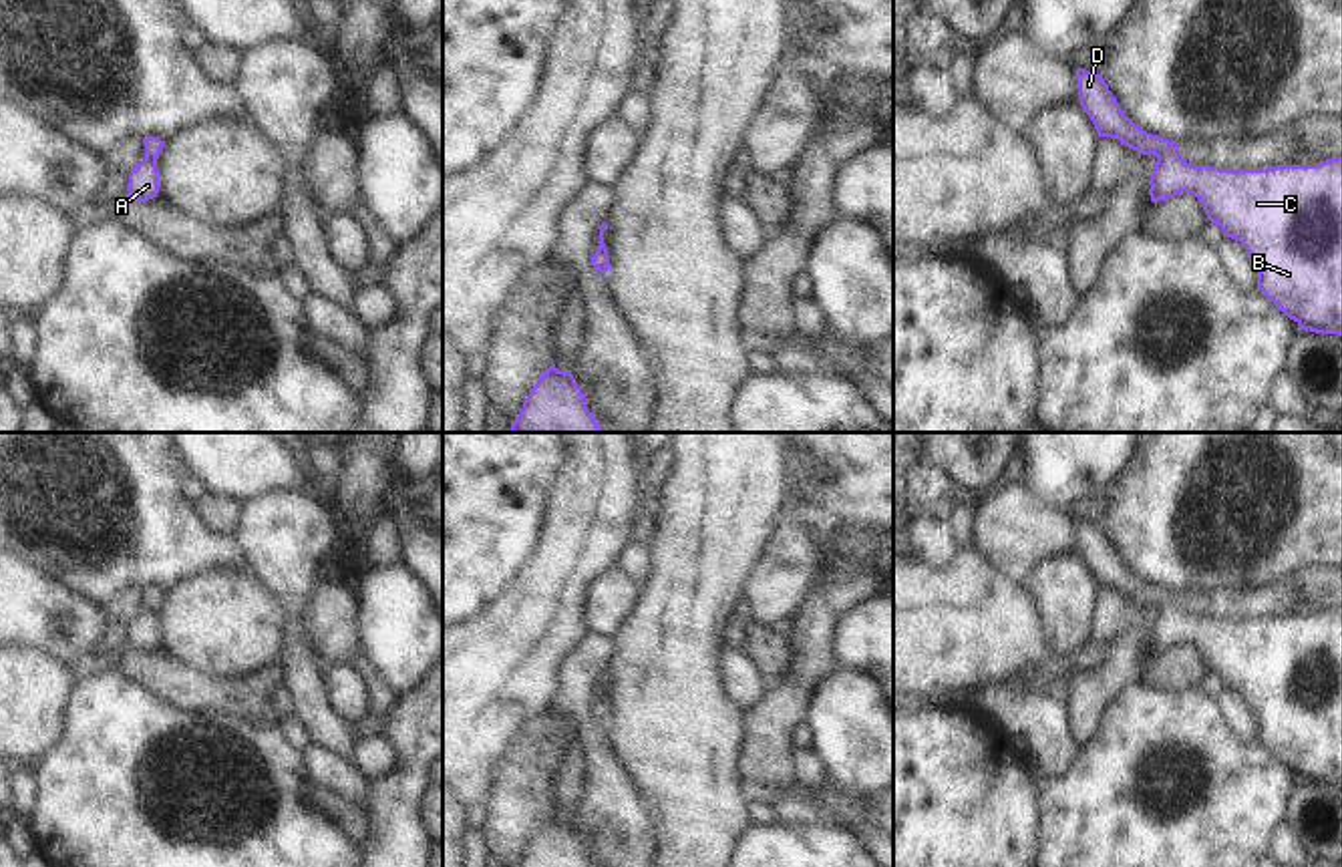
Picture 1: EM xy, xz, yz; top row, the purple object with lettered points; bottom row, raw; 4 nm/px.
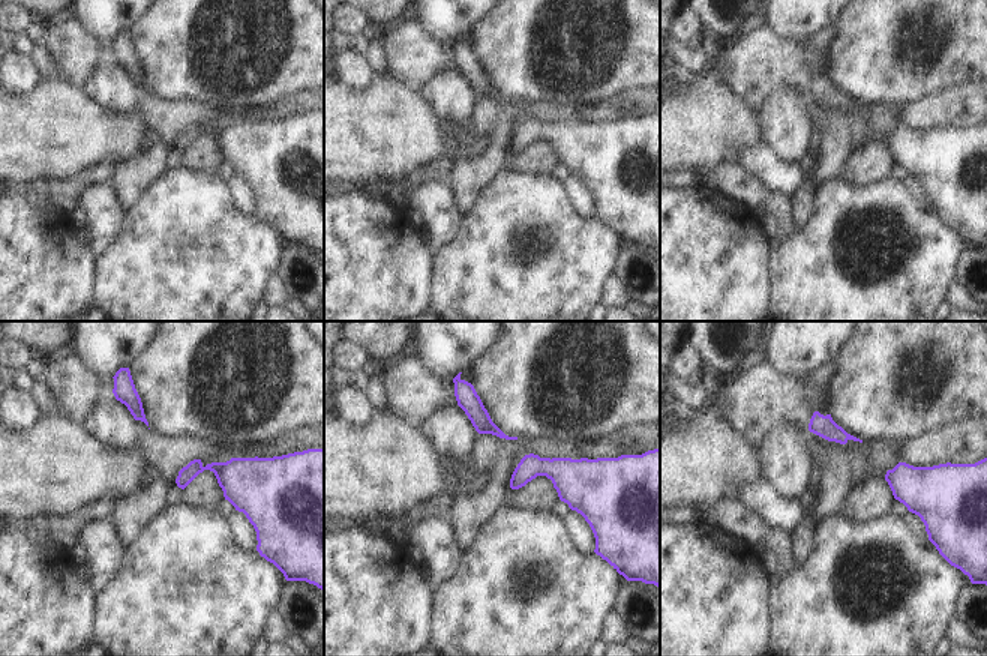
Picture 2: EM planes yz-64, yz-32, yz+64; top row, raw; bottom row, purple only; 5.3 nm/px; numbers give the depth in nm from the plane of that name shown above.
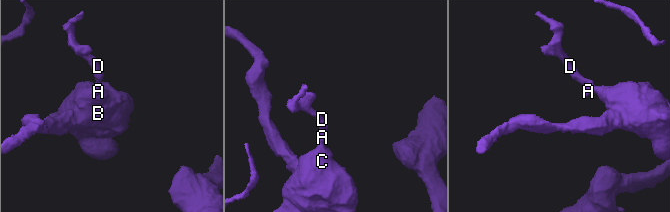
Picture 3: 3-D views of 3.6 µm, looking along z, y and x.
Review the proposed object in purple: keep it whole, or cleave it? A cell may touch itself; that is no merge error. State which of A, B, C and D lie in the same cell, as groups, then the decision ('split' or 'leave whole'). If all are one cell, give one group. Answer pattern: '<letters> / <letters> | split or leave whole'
A B C D | leave whole

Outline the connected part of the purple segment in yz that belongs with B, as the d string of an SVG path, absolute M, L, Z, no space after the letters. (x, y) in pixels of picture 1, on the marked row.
M1076 68L1078 99L1099 137L1111 137L1137 151L1155 155L1149 179L1151 201L1165 201L1185 191L1199 199L1207 219L1221 227L1225 237L1239 241L1257 270L1257 292L1274 302L1300 330L1342 336L1342 157L1318 165L1276 165L1268 169L1219 169L1191 165L1179 153L1179 143L1151 135L1135 125L1105 82L1103 74Z

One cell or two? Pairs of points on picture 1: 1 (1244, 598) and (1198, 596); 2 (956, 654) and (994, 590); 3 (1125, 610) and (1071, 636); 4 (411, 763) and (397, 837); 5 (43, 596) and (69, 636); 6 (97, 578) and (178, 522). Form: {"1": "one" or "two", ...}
{"1": "one", "2": "one", "3": "two", "4": "one", "5": "one", "6": "one"}

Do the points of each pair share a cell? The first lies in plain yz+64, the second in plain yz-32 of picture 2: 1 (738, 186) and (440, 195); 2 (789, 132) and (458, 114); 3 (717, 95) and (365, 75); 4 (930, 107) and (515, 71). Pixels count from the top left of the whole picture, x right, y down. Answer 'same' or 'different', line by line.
1: same
2: same
3: different
4: different

